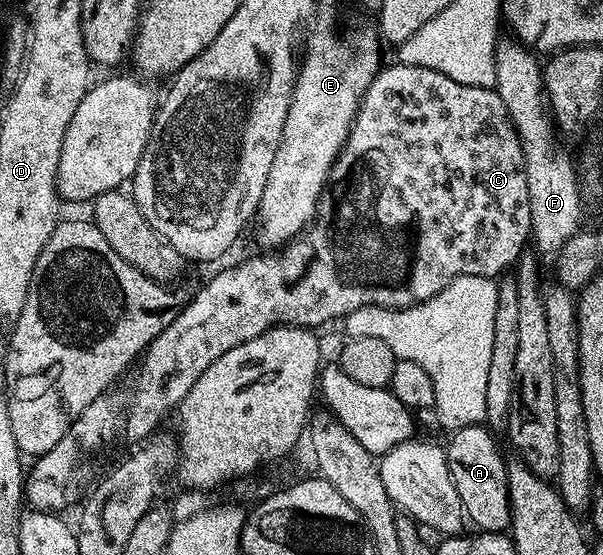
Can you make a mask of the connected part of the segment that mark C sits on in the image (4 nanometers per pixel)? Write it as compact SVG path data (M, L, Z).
M400 63L386 64L376 75L361 100L361 106L353 126L349 132L349 138L345 141L341 153L337 156L337 162L329 173L327 191L321 195L321 203L317 207L315 220L304 231L297 234L292 241L276 251L269 251L266 257L249 257L246 261L238 263L234 269L221 269L190 301L184 302L183 308L177 317L158 335L153 342L146 347L139 364L136 366L137 374L133 377L133 386L129 390L113 393L107 391L95 403L79 415L71 423L67 435L51 447L51 451L42 453L32 462L33 470L28 470L27 480L23 486L23 497L26 502L33 504L37 511L65 511L69 504L80 498L81 484L85 481L83 471L89 455L96 451L100 445L109 445L120 437L126 437L132 443L140 443L150 436L158 428L157 425L165 416L172 414L178 403L191 391L195 379L219 359L231 347L239 347L259 335L263 331L272 329L274 325L287 324L298 327L318 327L328 321L344 319L351 311L355 311L364 305L378 305L388 309L405 309L418 301L426 301L435 296L443 287L450 285L457 277L467 275L479 275L480 277L500 278L504 269L514 264L520 258L526 248L525 240L530 240L533 224L531 223L531 207L529 206L529 192L527 191L527 171L525 170L525 155L521 146L521 139L517 134L517 128L513 125L511 115L503 103L503 99L497 94L496 88L484 89L483 87L471 87L463 83L455 83L455 79L447 79L439 71L431 71L427 67L415 67L414 65L402 65Z

